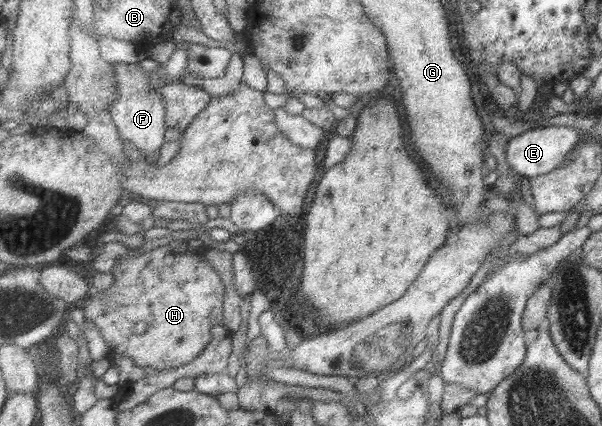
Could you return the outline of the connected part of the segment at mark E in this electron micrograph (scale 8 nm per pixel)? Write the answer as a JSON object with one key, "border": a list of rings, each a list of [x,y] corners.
{"border":[[[544,126],[544,128],[526,130],[508,142],[504,151],[506,164],[515,173],[526,178],[543,175],[557,169],[564,156],[581,140],[581,132],[570,126]]]}

